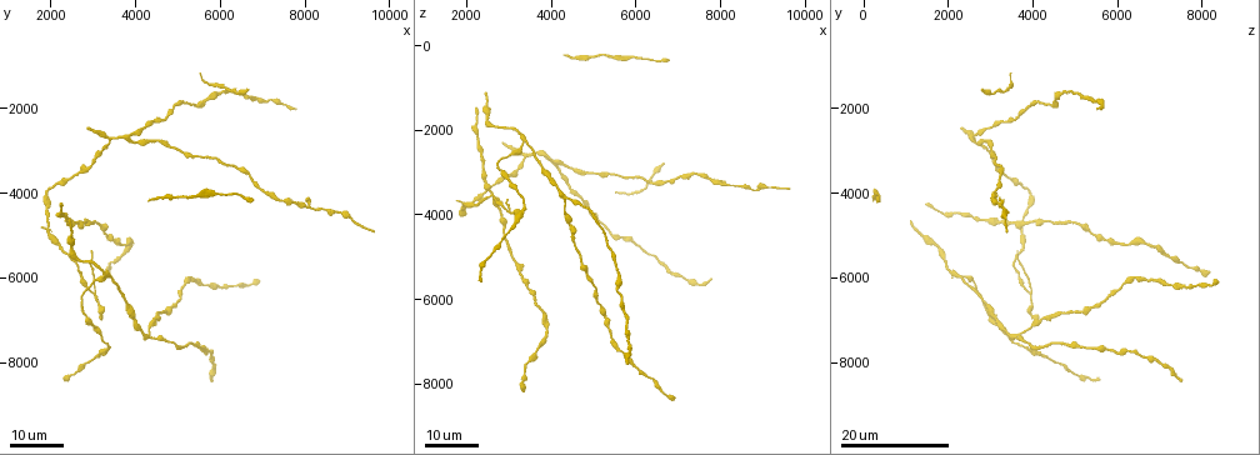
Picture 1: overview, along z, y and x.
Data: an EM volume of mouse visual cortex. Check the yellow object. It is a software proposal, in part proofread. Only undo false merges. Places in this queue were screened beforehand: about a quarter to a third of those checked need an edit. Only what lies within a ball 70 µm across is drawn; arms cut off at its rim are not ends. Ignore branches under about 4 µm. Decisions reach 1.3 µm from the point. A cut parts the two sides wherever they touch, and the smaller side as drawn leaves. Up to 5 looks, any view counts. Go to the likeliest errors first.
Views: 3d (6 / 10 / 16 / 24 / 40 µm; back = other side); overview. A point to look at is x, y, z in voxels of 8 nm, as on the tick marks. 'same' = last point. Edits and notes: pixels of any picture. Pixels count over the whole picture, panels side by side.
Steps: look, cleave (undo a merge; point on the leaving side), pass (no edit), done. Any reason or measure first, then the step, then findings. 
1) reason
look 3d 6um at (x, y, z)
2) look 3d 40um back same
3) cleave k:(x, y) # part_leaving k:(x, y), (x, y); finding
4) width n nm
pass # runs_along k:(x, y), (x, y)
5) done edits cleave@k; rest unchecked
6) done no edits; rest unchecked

three arms meet
look 3d 16um at (3000, 6350, 3900)

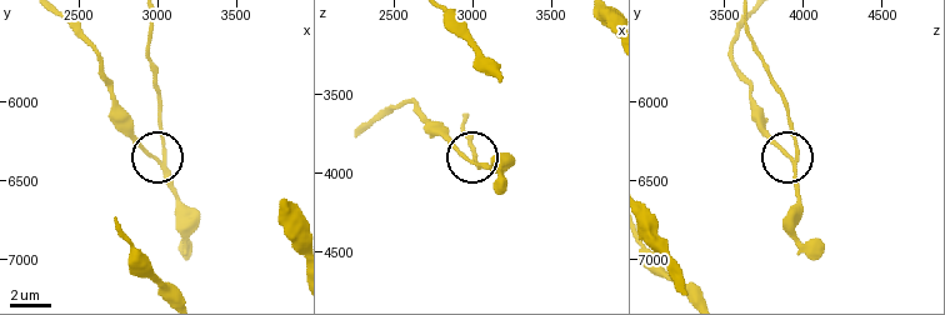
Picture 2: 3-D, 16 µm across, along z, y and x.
look 3d 6um at (3000, 6340, 3940)

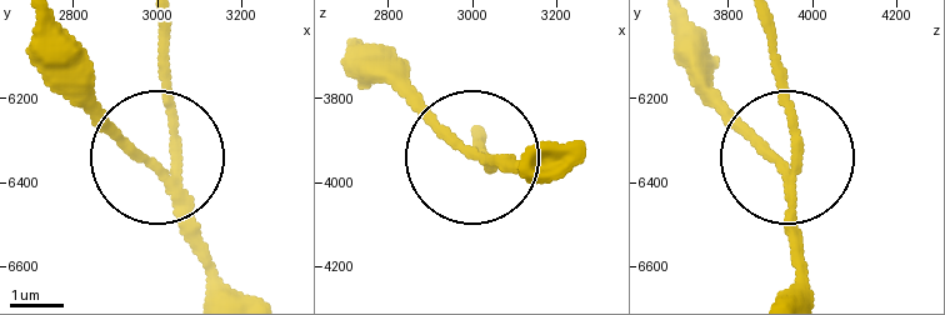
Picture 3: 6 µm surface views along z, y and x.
width 160 nm
pass # continuous, no second cell

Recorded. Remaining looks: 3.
a fork
look 3d 24um at (3300, 2700, 2600)

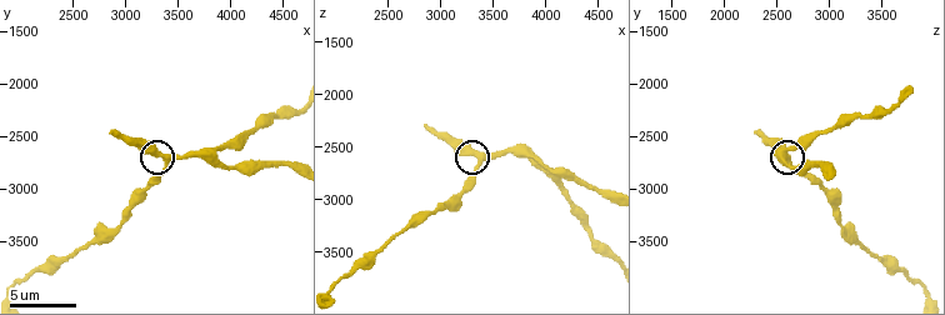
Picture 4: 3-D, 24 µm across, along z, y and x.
closer look
look 3d 6um at (3400, 2700, 2580)

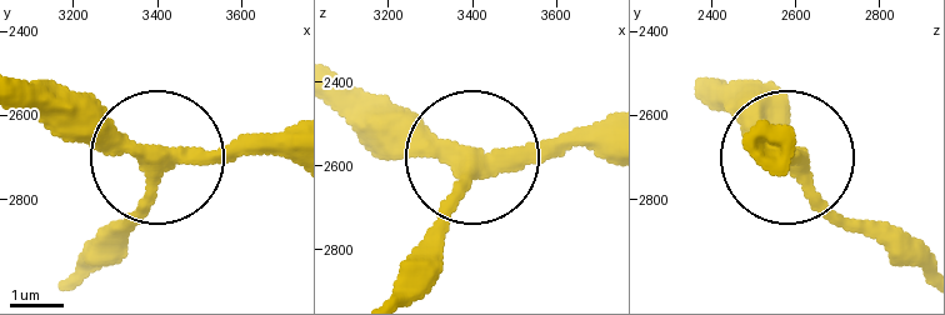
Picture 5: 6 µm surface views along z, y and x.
pass # runs_along 5:(78, 279), (145, 198), (154, 163), (46, 131); continuous, no second cell

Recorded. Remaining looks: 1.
done no edits; rest unchecked

